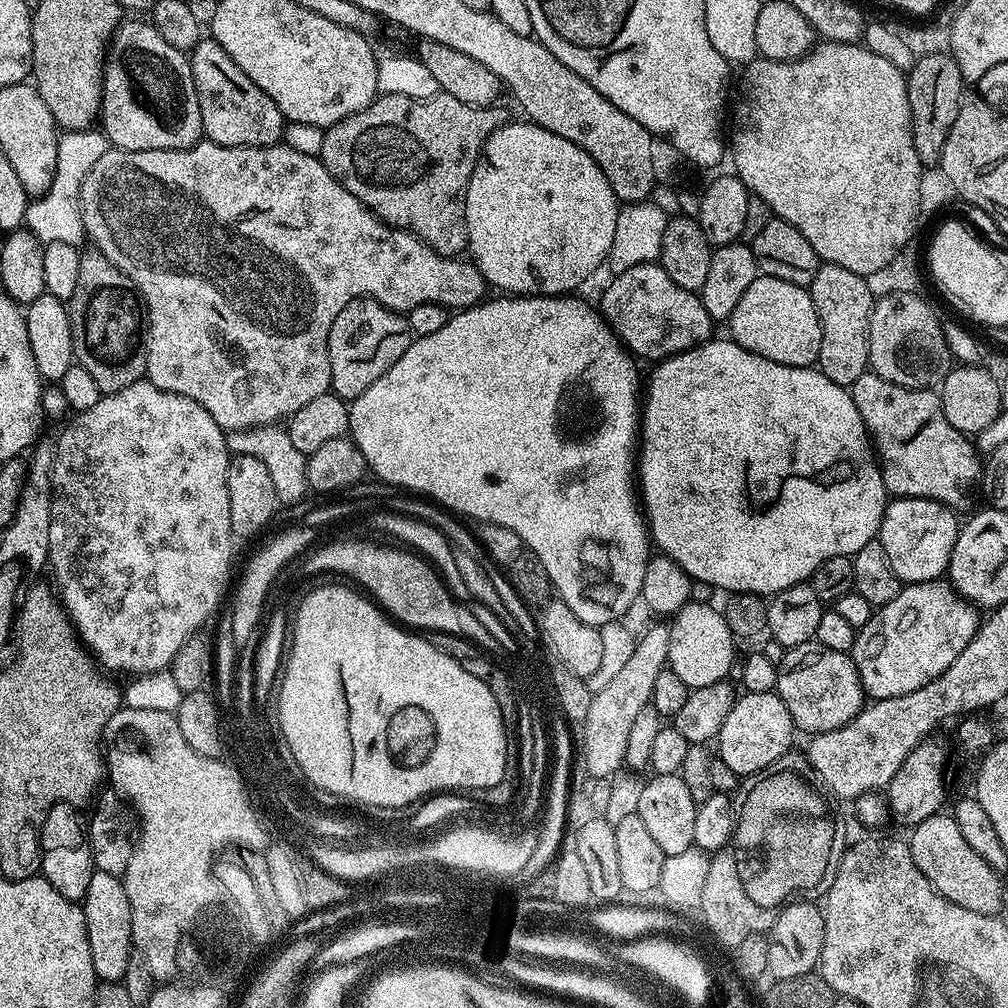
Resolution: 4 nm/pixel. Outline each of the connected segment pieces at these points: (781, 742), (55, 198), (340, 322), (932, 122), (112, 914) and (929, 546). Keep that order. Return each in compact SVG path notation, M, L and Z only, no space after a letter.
M744 692L736 704L726 714L726 722L722 722L718 745L718 759L730 766L740 778L750 776L758 770L768 768L770 762L782 758L793 747L792 732L794 725L790 718L790 710L786 710L786 702L775 692L754 694Z
M65 131L59 137L58 162L52 184L43 196L28 205L24 215L24 224L43 245L50 242L70 242L80 246L85 243L84 219L80 209L82 182L86 174L90 174L94 162L98 162L98 158L102 158L102 154L106 154L110 147L103 131L94 131Z
M360 296L342 306L342 314L334 318L328 339L328 361L330 362L331 391L349 402L357 400L364 391L374 386L384 369L384 312L387 304L379 304L369 296Z
M936 50L931 54L921 55L917 60L920 61L913 66L912 73L909 71L906 76L914 150L918 150L918 158L925 169L935 169L942 158L950 126L954 126L954 118L958 118L958 110L965 99L966 81L962 78L958 66L952 61L951 55L943 51Z
M93 871L82 907L86 918L86 930L90 938L90 962L94 966L97 981L123 981L127 963L134 956L132 911L130 910L130 898L126 898L123 879L114 874Z
M902 496L893 499L882 518L878 537L894 574L904 584L939 580L947 573L950 554L962 527L957 513L945 504L926 498Z

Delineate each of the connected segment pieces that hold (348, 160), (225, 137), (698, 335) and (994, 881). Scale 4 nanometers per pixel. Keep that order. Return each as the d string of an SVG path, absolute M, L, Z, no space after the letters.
M439 91L435 96L422 98L421 100L418 98L406 98L402 94L390 94L389 96L380 94L377 95L370 106L366 106L346 118L342 118L337 124L330 125L322 138L322 150L319 158L326 166L326 170L330 170L332 177L342 186L346 186L346 190L350 190L350 194L354 194L354 198L358 198L358 202L364 204L373 215L378 217L379 220L383 220L388 227L400 228L404 232L412 233L424 244L432 247L440 256L456 258L468 247L466 202L464 201L466 186L474 174L474 166L480 160L480 153L484 150L484 143L488 141L492 132L495 132L501 124L505 123L505 120L506 116L504 116L500 106L475 108L472 105L466 105L466 103L458 101L457 98L451 97L450 94L444 91Z
M201 39L189 55L189 64L205 139L231 148L246 148L272 145L283 137L286 121L278 106L242 73L216 40Z
M659 263L630 266L630 270L617 272L611 279L598 308L609 326L620 337L621 344L633 357L641 361L652 360L651 362L667 360L669 356L698 347L713 335L714 321L710 314L706 314L706 306L702 306L699 295L690 290L682 290L682 286L678 286L678 282L674 282L674 278L670 278L670 274L666 274L666 270L661 268Z
M937 814L926 818L921 824L911 829L908 840L914 854L918 870L926 874L928 881L950 902L974 910L974 914L995 916L1004 904L1004 884L1000 881L1001 873L992 868L975 850L968 845L966 838L958 830L958 822L950 814Z

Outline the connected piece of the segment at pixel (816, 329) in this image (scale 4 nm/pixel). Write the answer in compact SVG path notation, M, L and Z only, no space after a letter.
M757 275L756 280L750 282L746 294L742 294L738 306L734 306L734 314L726 321L726 328L732 331L729 332L731 339L738 346L782 366L811 368L820 359L822 326L814 310L811 291L802 284Z

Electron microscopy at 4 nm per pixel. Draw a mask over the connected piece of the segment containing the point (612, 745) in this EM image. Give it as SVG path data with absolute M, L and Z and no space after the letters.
M656 622L652 629L636 641L634 654L622 666L622 671L602 686L602 690L593 692L590 710L586 714L583 725L588 729L588 768L601 778L611 778L626 764L626 742L630 742L630 726L634 726L634 717L642 706L648 704L654 690L654 678L668 662L670 650L669 625Z

